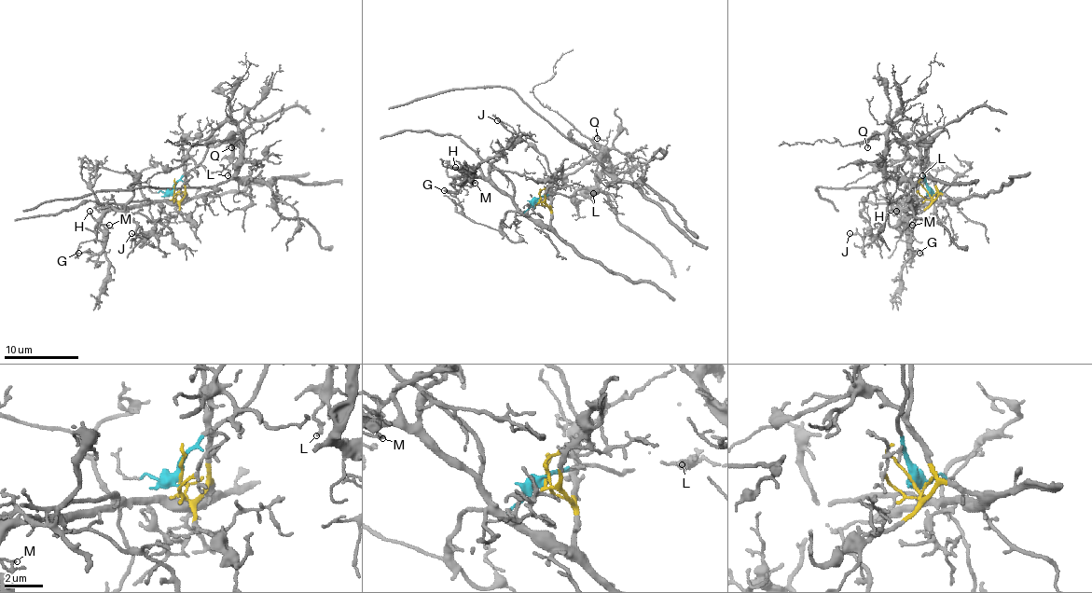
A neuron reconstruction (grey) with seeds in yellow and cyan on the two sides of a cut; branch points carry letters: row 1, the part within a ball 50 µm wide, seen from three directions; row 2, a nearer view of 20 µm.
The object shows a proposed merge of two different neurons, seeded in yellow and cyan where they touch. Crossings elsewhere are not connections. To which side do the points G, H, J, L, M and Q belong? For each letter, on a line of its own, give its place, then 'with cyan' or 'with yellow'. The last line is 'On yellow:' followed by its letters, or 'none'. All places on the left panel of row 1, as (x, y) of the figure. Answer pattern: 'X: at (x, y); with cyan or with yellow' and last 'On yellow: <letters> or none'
G: at (78, 253); with yellow
H: at (89, 211); with yellow
J: at (131, 233); with yellow
L: at (228, 175); with cyan
M: at (109, 225); with yellow
Q: at (231, 147); with cyan
On yellow: G, H, J, M

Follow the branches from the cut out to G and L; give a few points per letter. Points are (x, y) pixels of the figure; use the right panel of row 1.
G: (928, 193), (955, 200), (907, 210), (902, 219), (905, 247), (922, 253), (919, 253)
L: (928, 193), (922, 167), (926, 159), (924, 148), (915, 143), (922, 176)

